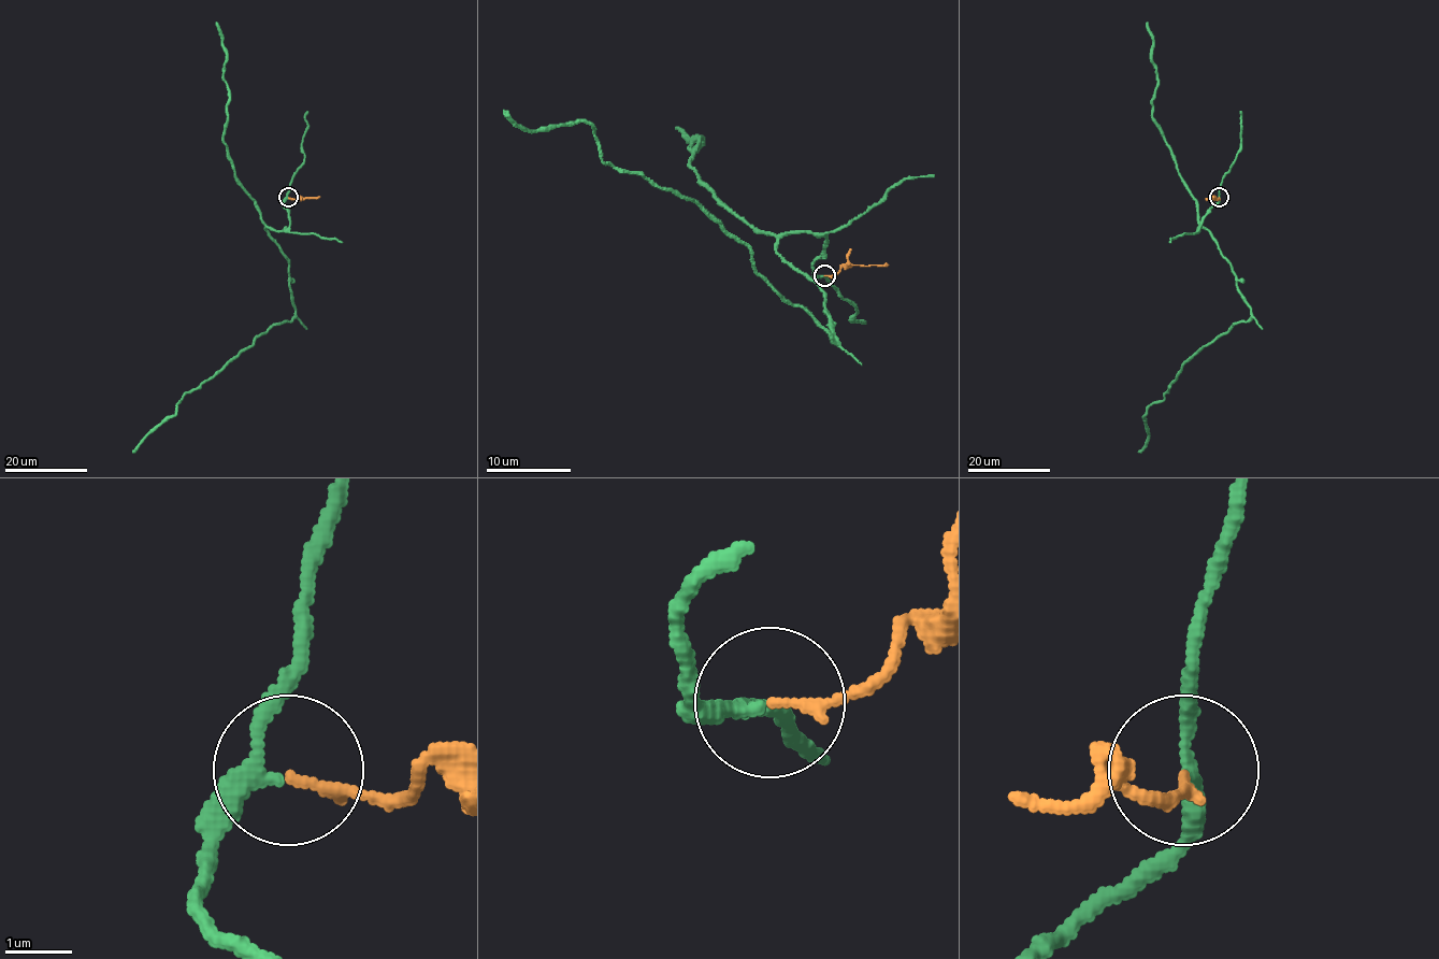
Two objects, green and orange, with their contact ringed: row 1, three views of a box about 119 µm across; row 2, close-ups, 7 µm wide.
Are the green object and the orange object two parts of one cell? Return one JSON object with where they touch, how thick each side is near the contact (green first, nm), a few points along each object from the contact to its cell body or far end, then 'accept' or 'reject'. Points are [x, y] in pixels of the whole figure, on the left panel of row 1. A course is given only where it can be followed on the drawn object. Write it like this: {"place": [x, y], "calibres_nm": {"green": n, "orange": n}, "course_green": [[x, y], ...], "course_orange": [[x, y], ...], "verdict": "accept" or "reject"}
{"place": [288, 197], "calibres_nm": {"green": 240, "orange": 160}, "course_green": [[288, 198], [289, 227], [265, 229], [288, 261], [296, 316], [271, 326], [185, 395], [132, 452]], "course_orange": [[288, 197], [319, 196]], "verdict": "reject"}

